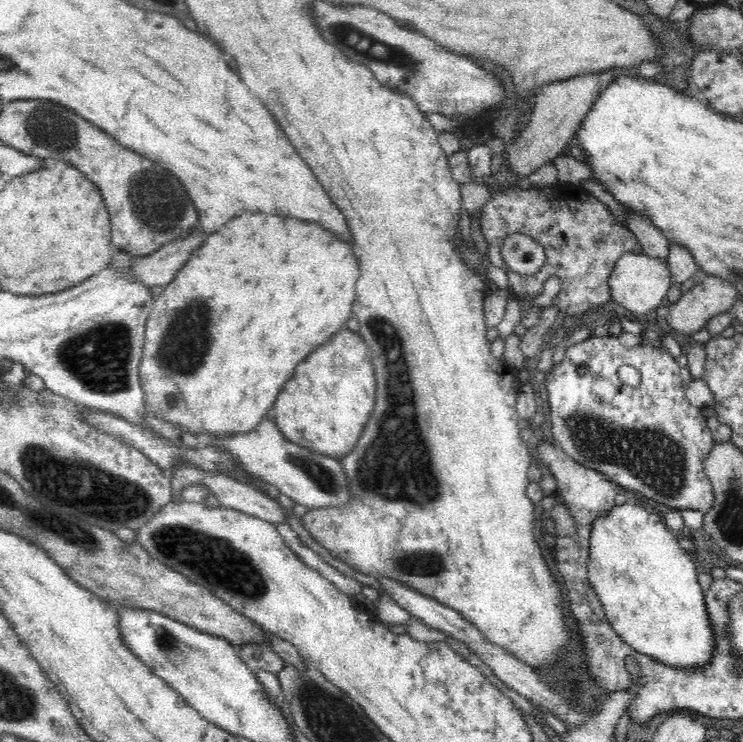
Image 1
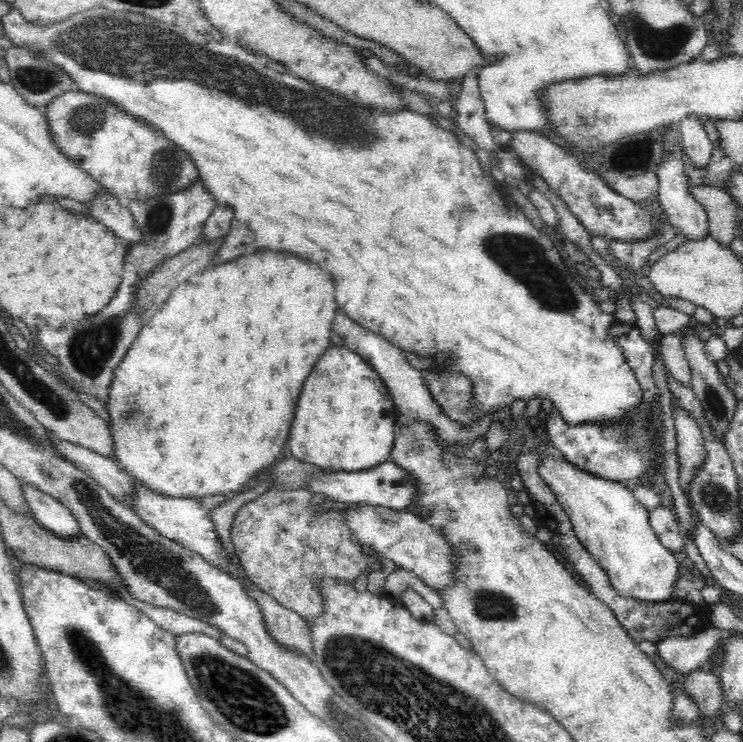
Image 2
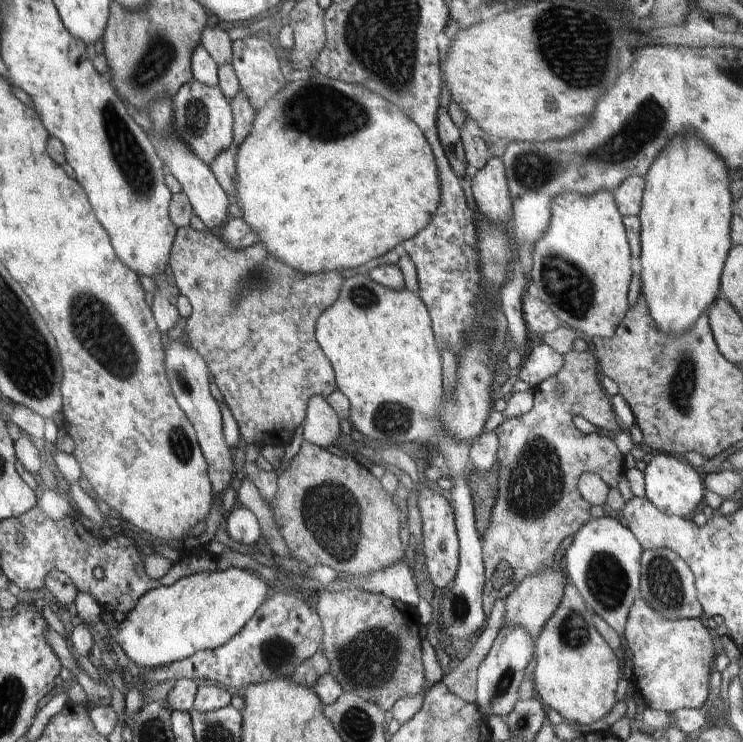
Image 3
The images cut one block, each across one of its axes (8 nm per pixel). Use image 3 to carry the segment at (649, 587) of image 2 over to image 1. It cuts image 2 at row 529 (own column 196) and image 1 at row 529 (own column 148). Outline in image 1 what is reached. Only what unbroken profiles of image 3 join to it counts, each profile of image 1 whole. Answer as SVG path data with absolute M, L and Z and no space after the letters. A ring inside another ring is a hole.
M632 502L614 505L614 508L611 508L603 517L595 518L594 522L592 522L588 562L590 584L592 584L597 597L602 602L606 618L610 621L610 625L614 627L614 631L622 637L622 641L626 641L626 644L630 644L640 654L648 655L654 658L654 660L660 661L670 667L703 667L712 660L713 644L715 643L713 642L713 628L710 624L709 614L707 614L704 591L702 591L698 583L698 575L696 564L694 564L694 557L680 547L676 533L666 526L665 519L661 514L652 513L645 507L634 505L634 502Z

